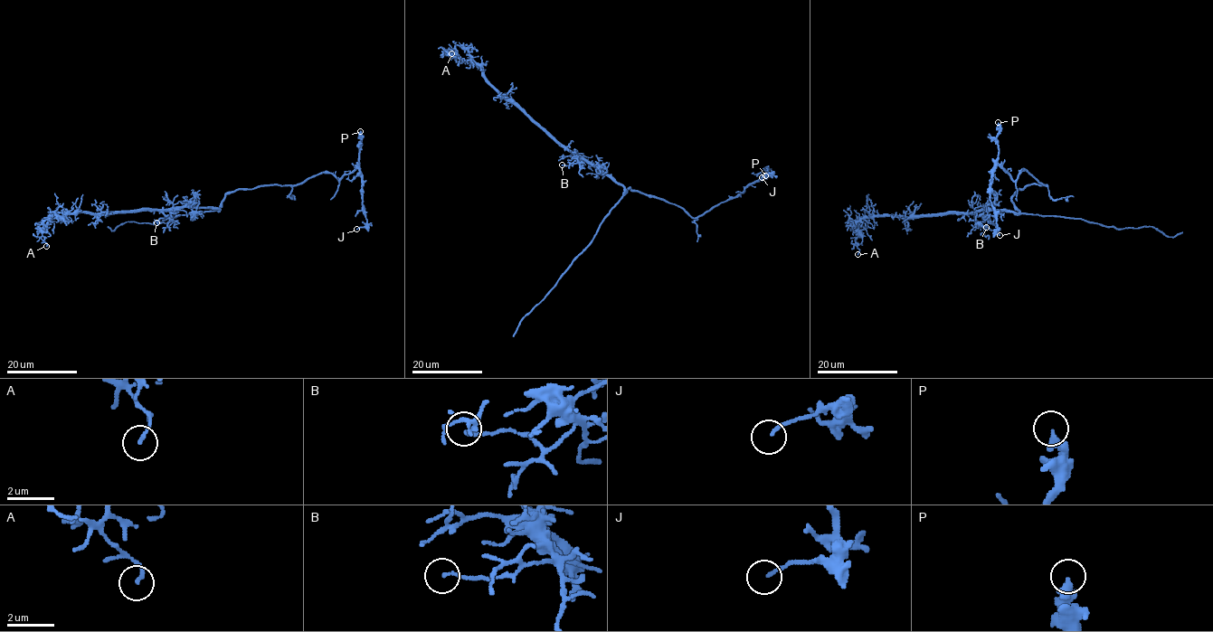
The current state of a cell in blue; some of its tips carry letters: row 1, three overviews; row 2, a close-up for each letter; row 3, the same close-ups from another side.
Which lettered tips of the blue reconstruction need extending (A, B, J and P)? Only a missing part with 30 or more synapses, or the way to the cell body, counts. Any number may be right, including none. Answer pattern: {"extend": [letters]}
{"extend": []}

